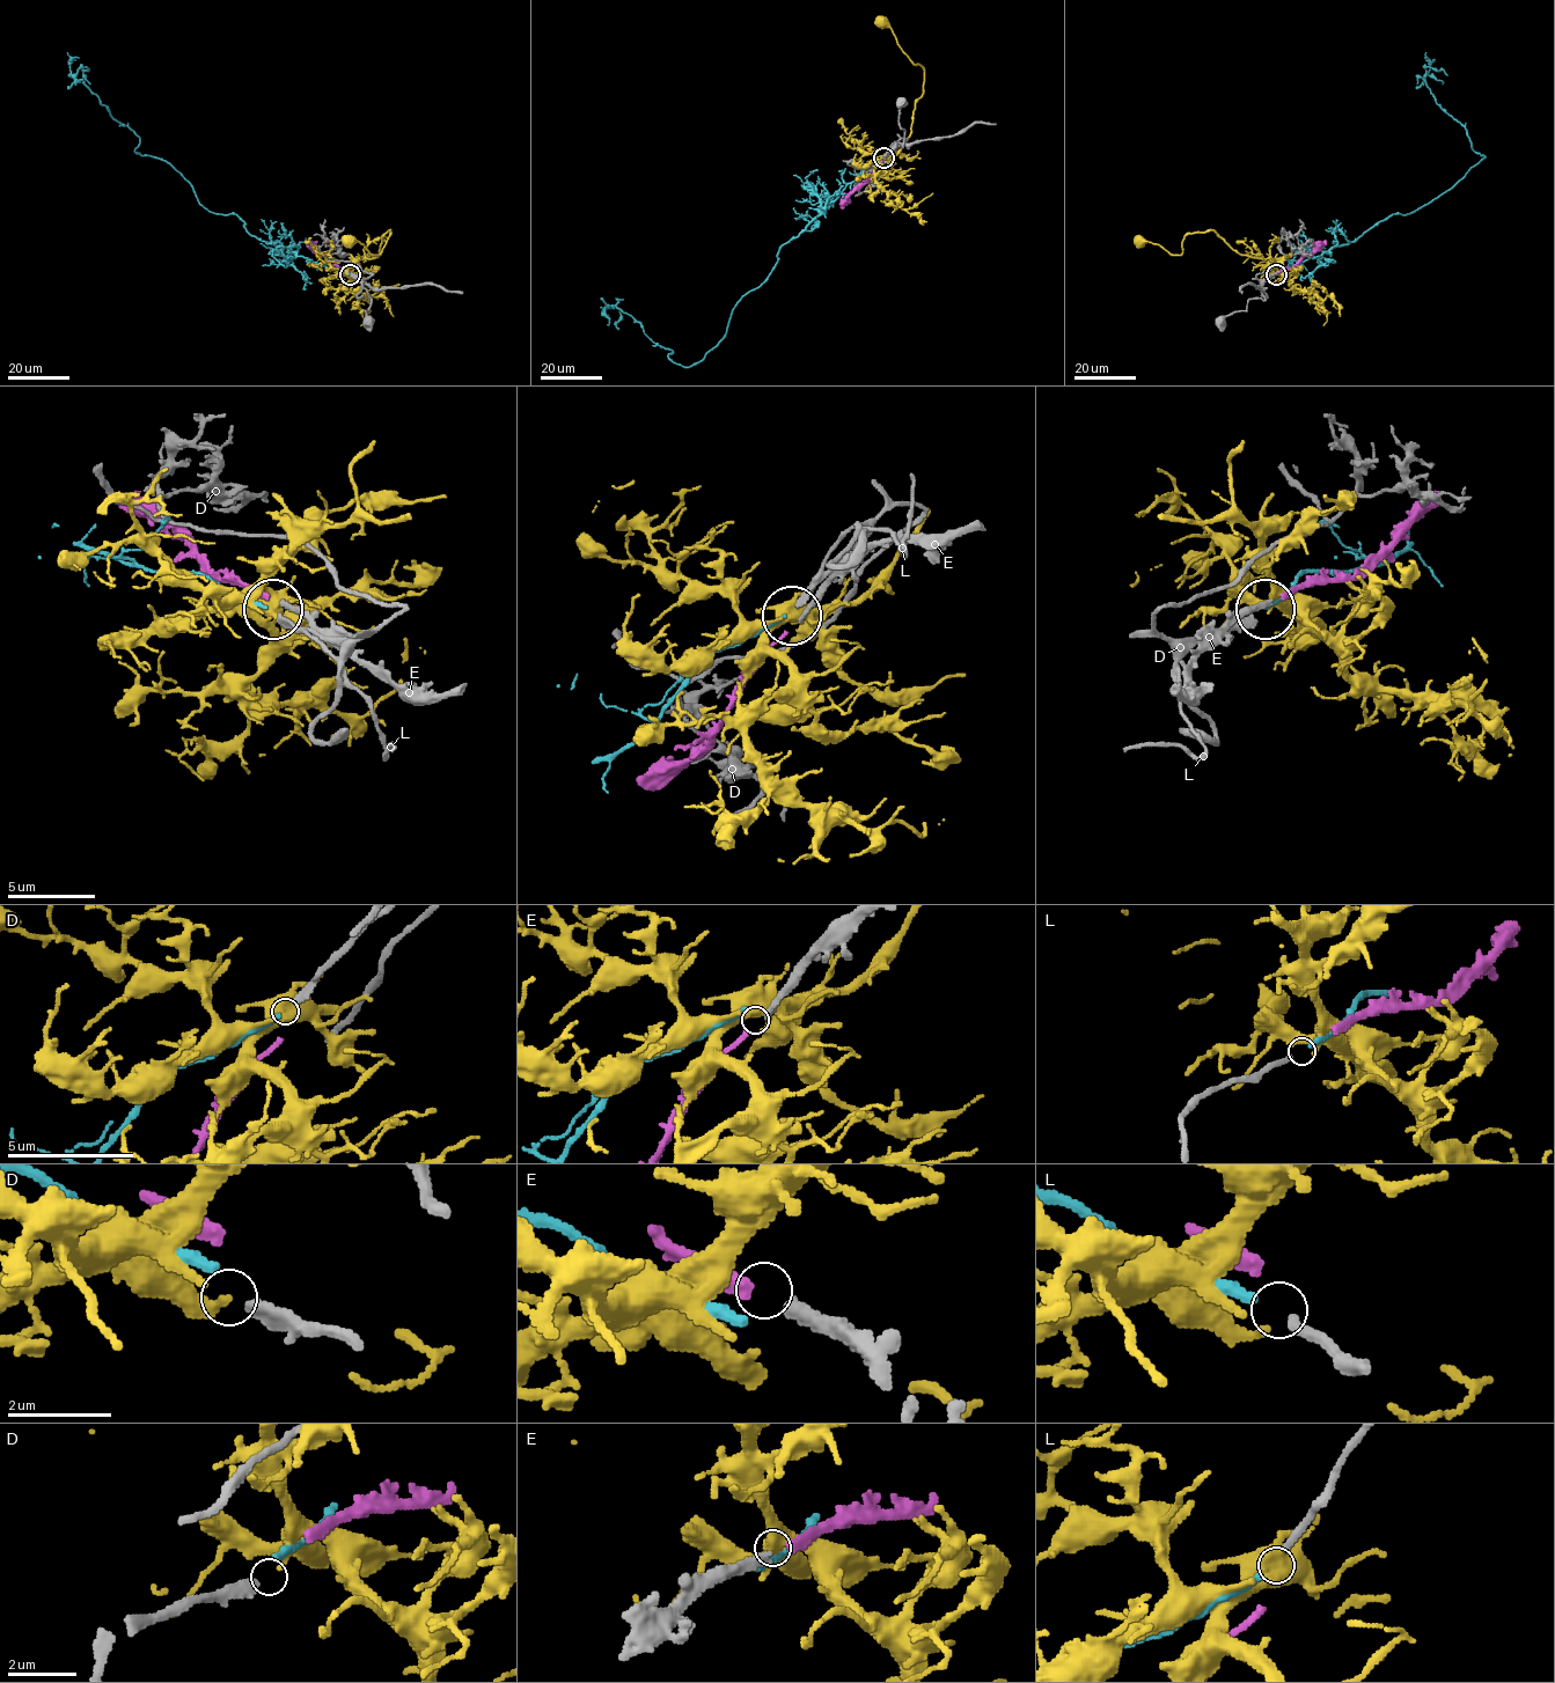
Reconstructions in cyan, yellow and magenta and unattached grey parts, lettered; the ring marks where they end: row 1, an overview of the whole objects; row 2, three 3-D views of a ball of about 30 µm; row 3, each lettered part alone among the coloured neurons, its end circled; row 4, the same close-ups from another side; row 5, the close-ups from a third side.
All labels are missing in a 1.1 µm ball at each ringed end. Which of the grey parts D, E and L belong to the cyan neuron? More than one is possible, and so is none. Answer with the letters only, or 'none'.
L

